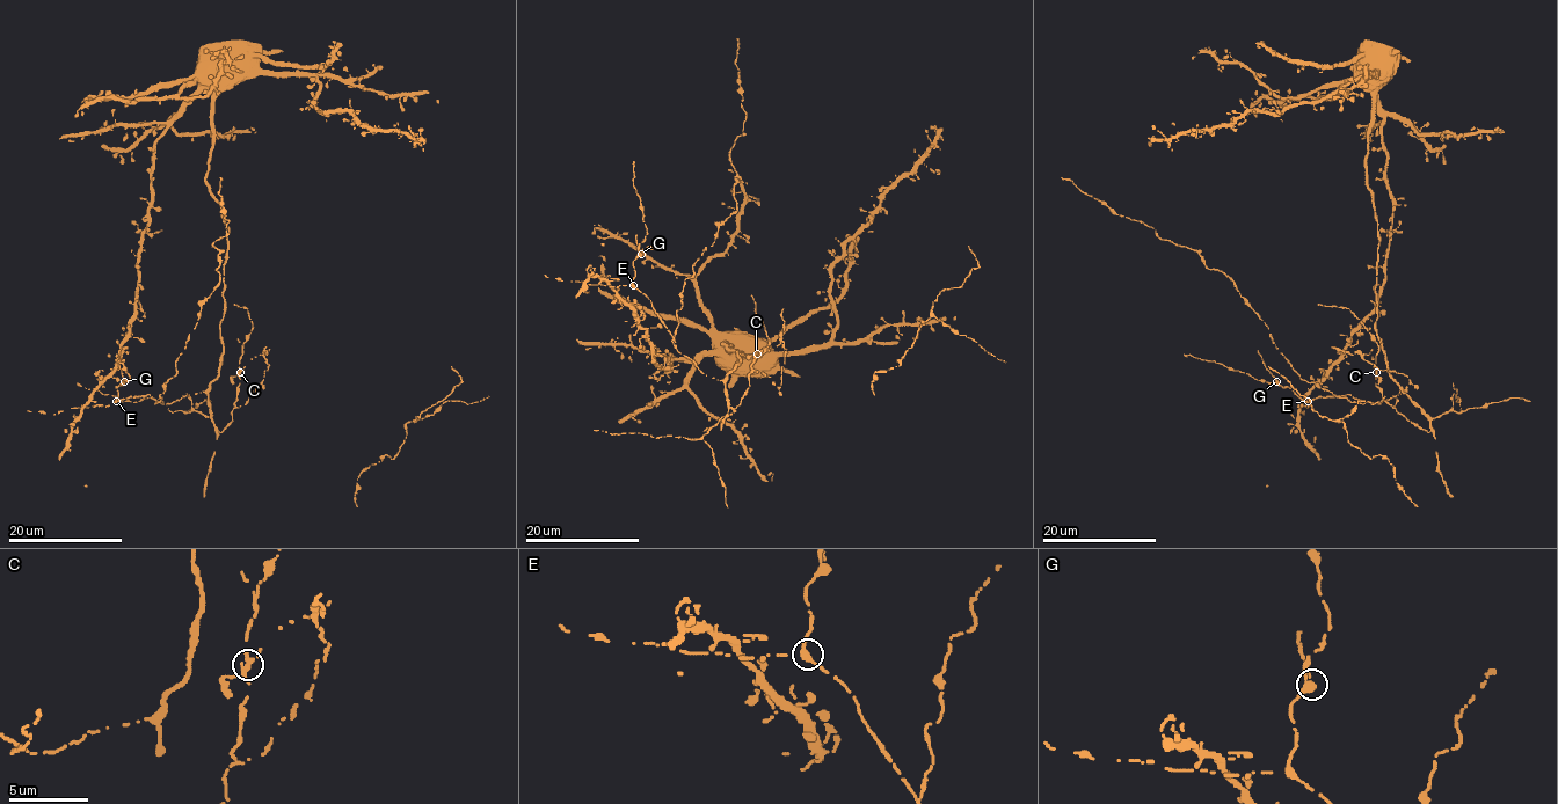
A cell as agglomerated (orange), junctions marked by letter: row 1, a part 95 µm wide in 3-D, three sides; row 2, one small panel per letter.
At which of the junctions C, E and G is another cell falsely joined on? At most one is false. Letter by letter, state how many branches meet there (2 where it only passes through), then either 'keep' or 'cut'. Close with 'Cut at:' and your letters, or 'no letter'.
C: branches 3; cut
E: branches 3; keep
G: branches 3; keep
Cut at: C

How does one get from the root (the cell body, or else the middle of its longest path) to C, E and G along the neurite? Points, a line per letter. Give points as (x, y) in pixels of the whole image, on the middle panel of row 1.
C: (684, 359), (726, 353), (725, 343), (744, 355), (726, 381), (734, 408), (757, 353)
E: (684, 359), (668, 363), (668, 370), (661, 367), (638, 316), (604, 279), (599, 284), (633, 285)
G: (684, 359), (668, 363), (668, 370), (661, 367), (638, 316), (604, 279), (599, 284), (631, 285), (641, 254)

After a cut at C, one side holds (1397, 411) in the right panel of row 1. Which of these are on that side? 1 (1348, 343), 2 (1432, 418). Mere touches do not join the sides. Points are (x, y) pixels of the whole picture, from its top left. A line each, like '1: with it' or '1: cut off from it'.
1: with it
2: with it

